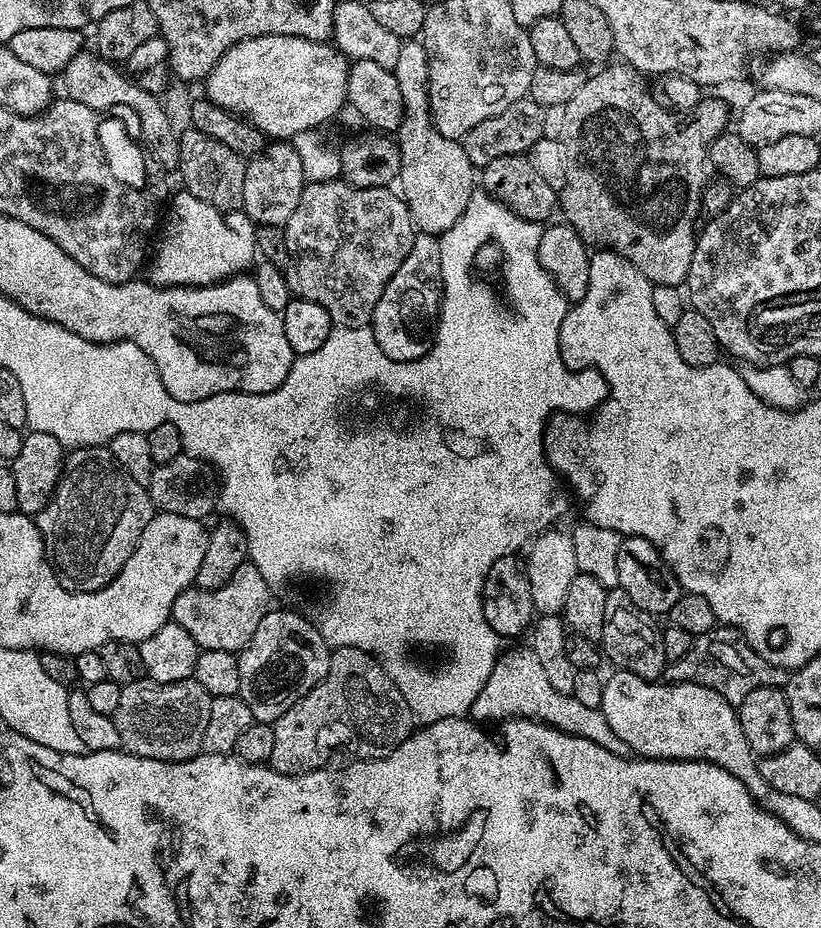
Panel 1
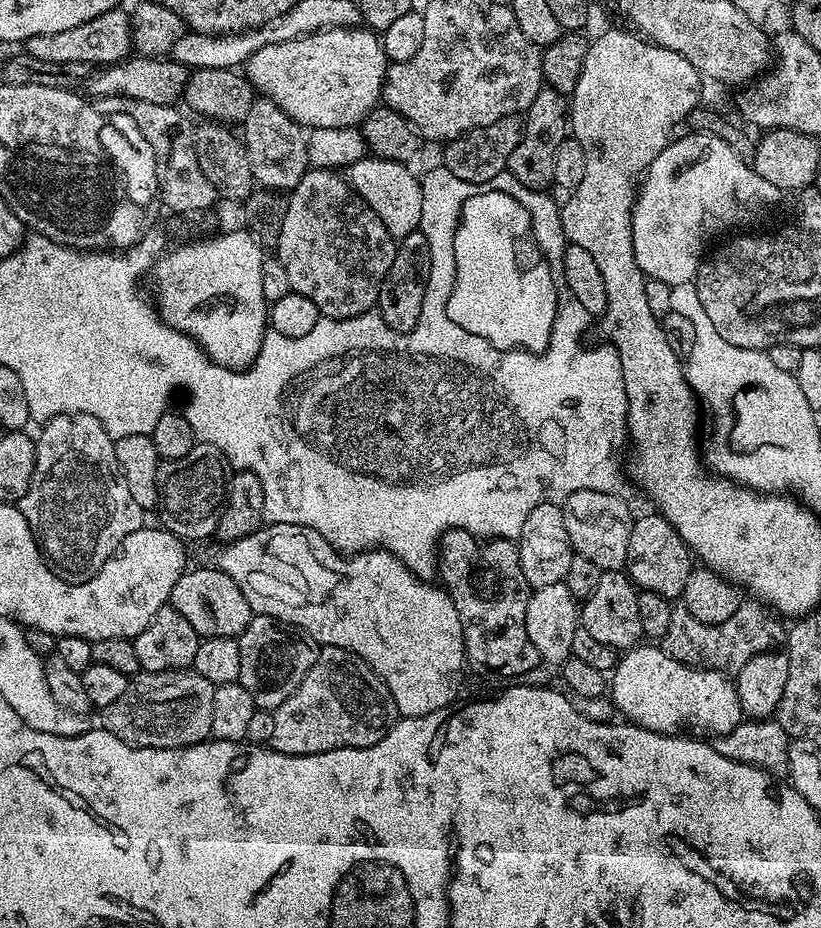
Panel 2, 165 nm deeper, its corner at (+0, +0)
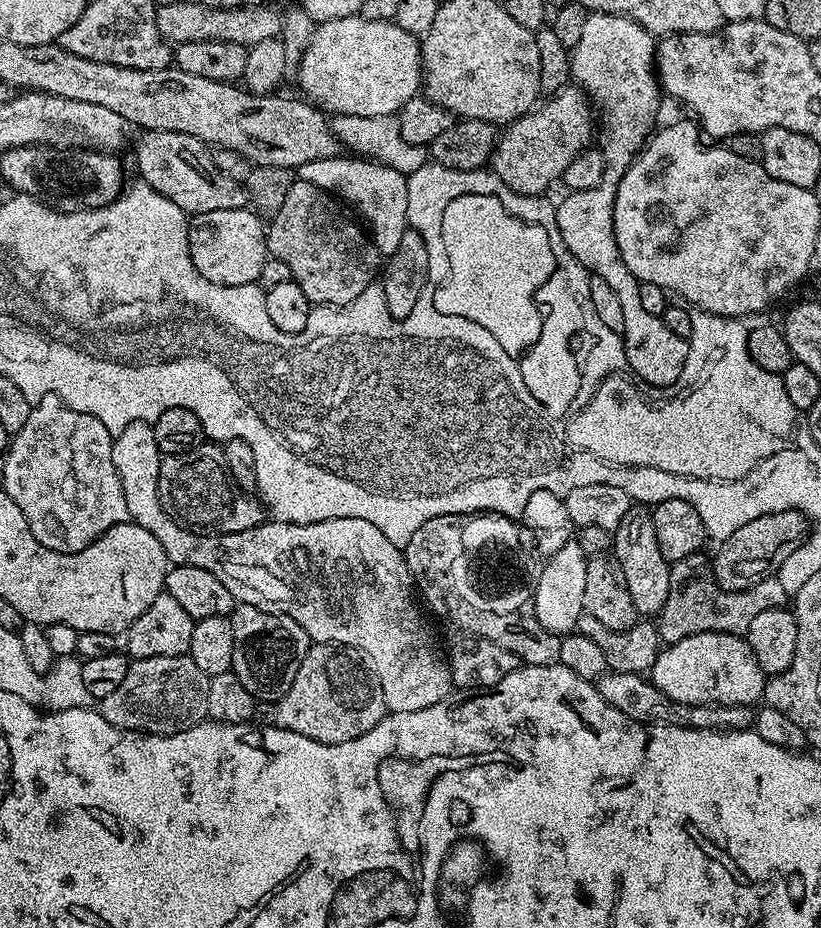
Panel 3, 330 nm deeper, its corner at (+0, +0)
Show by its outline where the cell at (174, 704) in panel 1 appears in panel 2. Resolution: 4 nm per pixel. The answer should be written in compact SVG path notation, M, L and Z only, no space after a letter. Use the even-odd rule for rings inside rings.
M187 668L146 672L131 677L125 692L103 709L103 727L134 748L185 748L211 737L215 684Z

